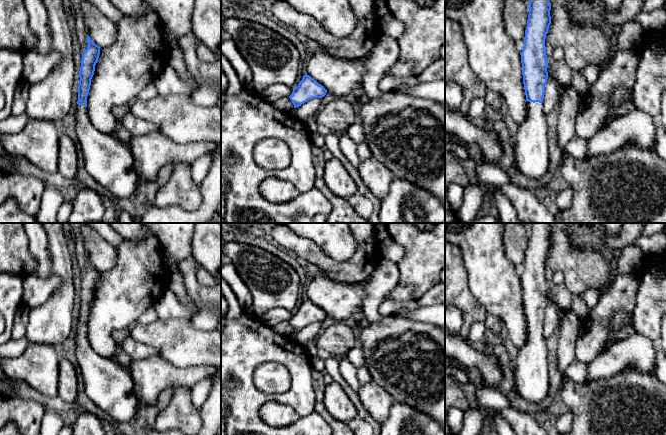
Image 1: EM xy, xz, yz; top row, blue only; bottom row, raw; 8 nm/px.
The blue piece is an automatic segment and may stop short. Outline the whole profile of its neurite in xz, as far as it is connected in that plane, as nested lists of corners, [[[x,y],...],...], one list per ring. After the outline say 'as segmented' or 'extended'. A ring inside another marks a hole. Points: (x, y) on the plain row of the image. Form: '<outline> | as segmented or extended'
[[[305,298],[298,310],[293,313],[289,320],[294,332],[301,330],[313,322],[322,322],[326,319],[327,314],[314,304],[311,300]]] | as segmented

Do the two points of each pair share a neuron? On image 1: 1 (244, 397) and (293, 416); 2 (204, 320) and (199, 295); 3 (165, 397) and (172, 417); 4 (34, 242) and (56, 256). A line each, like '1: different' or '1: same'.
1: different
2: same
3: different
4: different

